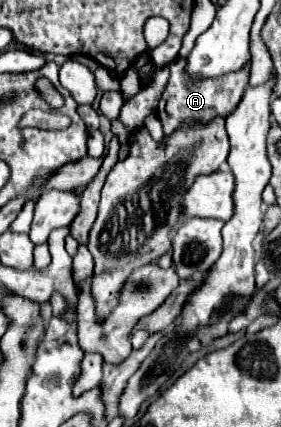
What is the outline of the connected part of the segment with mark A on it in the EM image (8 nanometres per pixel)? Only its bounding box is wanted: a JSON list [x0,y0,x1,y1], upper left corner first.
[158,57,248,137]

